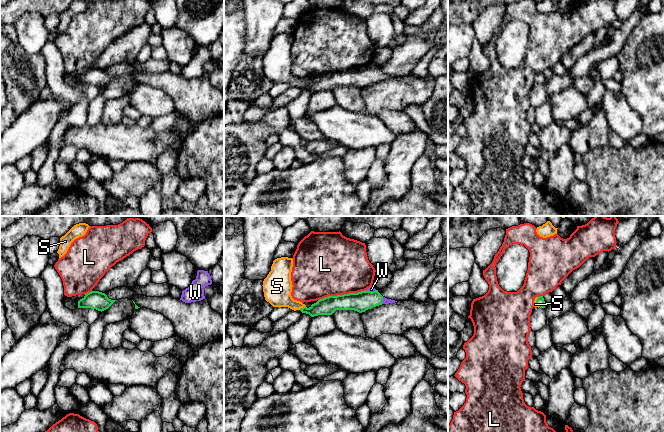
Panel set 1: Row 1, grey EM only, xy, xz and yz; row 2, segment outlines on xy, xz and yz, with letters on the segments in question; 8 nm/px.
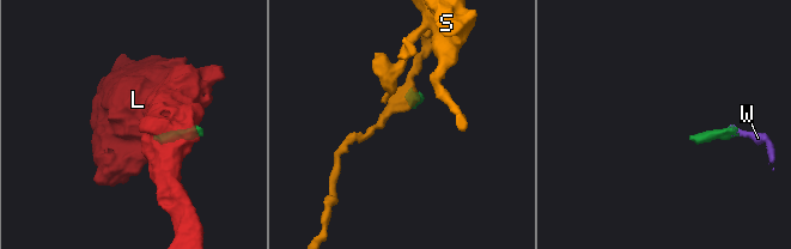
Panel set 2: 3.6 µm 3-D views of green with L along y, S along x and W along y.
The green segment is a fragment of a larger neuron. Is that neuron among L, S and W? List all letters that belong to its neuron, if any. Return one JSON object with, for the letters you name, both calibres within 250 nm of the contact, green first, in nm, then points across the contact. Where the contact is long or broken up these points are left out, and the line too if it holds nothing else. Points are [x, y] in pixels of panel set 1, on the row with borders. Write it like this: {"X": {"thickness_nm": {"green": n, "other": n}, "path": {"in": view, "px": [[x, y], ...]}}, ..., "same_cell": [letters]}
{"S": {"thickness_nm": {"green": 140, "other": 220}, "path": {"in": "xz", "px": [[327, 306], [315, 310], [303, 307], [290, 303], [277, 290]]}}, "W": {"thickness_nm": {"green": 160, "other": 50}, "path": {"in": "xz", "px": [[364, 300], [382, 299], [385, 301]]}}, "same_cell": ["S", "W"]}

